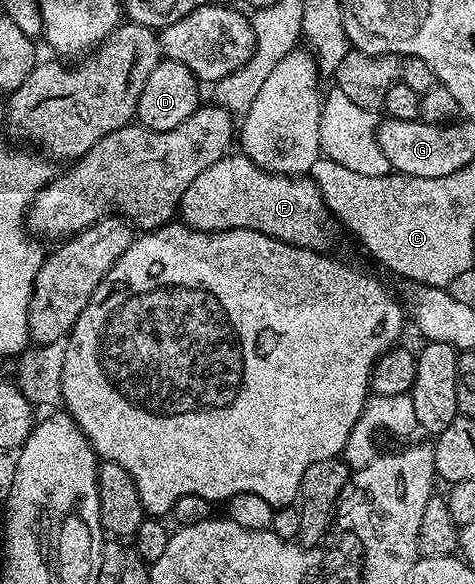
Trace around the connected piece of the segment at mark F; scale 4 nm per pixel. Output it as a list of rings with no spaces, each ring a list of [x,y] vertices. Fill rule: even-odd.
[[[239,151],[222,157],[217,163],[213,163],[213,167],[205,167],[205,171],[201,171],[201,175],[197,175],[193,183],[189,183],[185,195],[181,195],[177,213],[182,224],[189,226],[190,229],[200,229],[206,233],[216,233],[222,229],[261,231],[275,241],[284,241],[302,249],[316,251],[326,250],[328,248],[326,245],[331,241],[333,218],[314,181],[303,175],[287,177],[284,173],[270,173],[254,165]]]

